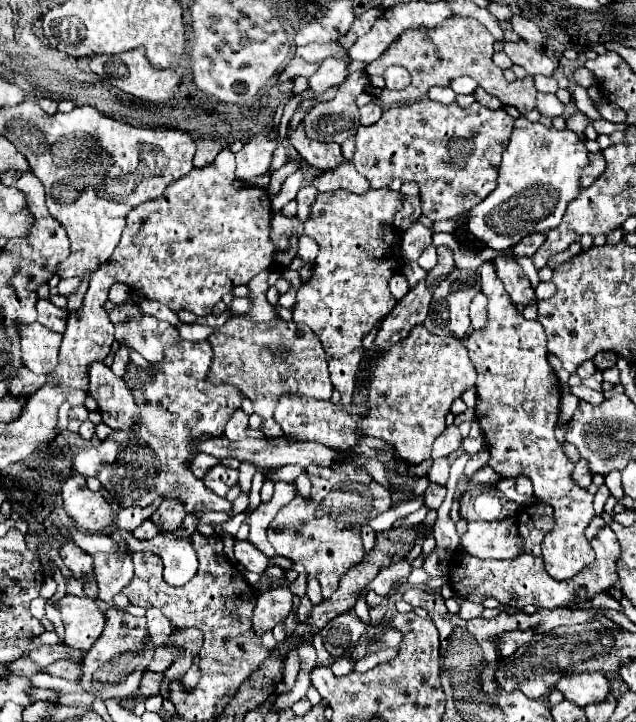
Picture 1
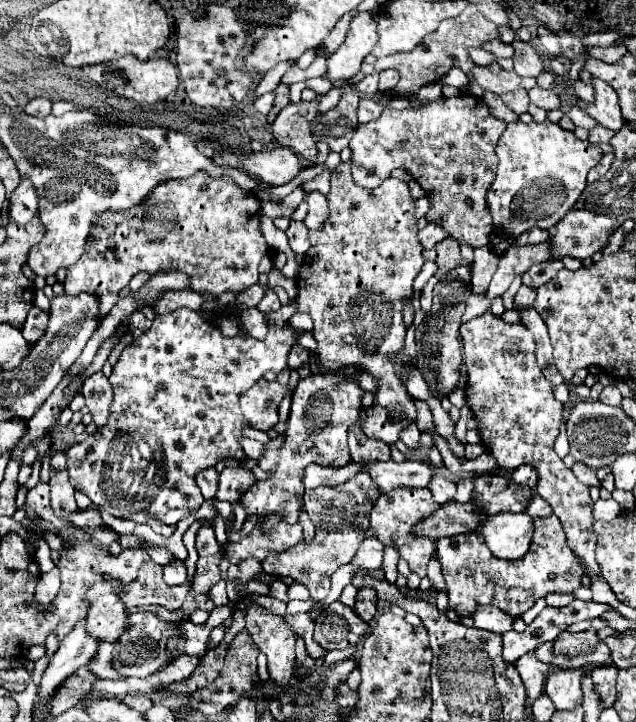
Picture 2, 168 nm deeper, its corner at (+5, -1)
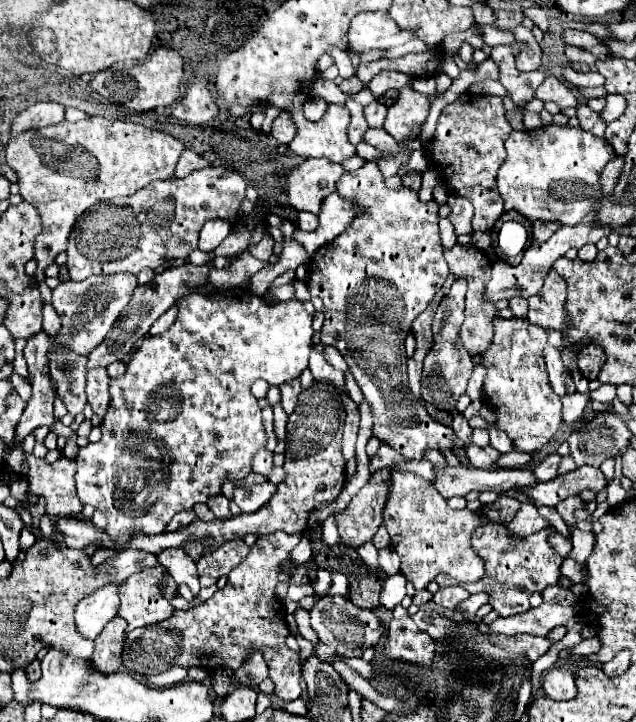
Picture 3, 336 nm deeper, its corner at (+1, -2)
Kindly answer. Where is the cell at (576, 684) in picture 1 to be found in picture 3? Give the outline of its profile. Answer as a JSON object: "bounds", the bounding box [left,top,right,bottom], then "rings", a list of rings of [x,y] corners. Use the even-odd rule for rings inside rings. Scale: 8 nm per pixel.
{"bounds":[543,666,577,702],"rings":[[[567,666],[551,668],[543,674],[543,690],[551,700],[567,702],[577,696],[577,684],[575,674],[567,670]]]}

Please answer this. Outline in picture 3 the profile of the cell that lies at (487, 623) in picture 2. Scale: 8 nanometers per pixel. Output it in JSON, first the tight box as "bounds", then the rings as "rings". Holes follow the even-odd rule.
{"bounds":[491,604,573,636],"rings":[[[541,604],[511,618],[499,616],[491,624],[491,630],[505,636],[517,636],[517,634],[547,636],[555,626],[565,626],[571,618],[573,618],[573,608],[557,604]]]}

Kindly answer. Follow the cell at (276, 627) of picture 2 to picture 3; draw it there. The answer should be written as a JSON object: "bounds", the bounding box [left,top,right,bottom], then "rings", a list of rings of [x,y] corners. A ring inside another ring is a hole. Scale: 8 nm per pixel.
{"bounds":[123,532,303,702],"rings":[[[285,532],[259,536],[251,546],[245,562],[231,570],[225,588],[217,590],[213,598],[185,612],[173,612],[169,620],[129,632],[123,644],[123,666],[141,676],[159,674],[171,666],[235,670],[245,660],[247,650],[257,648],[263,652],[269,666],[269,678],[275,684],[275,696],[285,702],[299,698],[299,656],[285,644],[289,636],[285,608],[275,594],[275,586],[279,580],[279,564],[289,558],[291,550],[299,544],[301,538],[303,534]]]}

